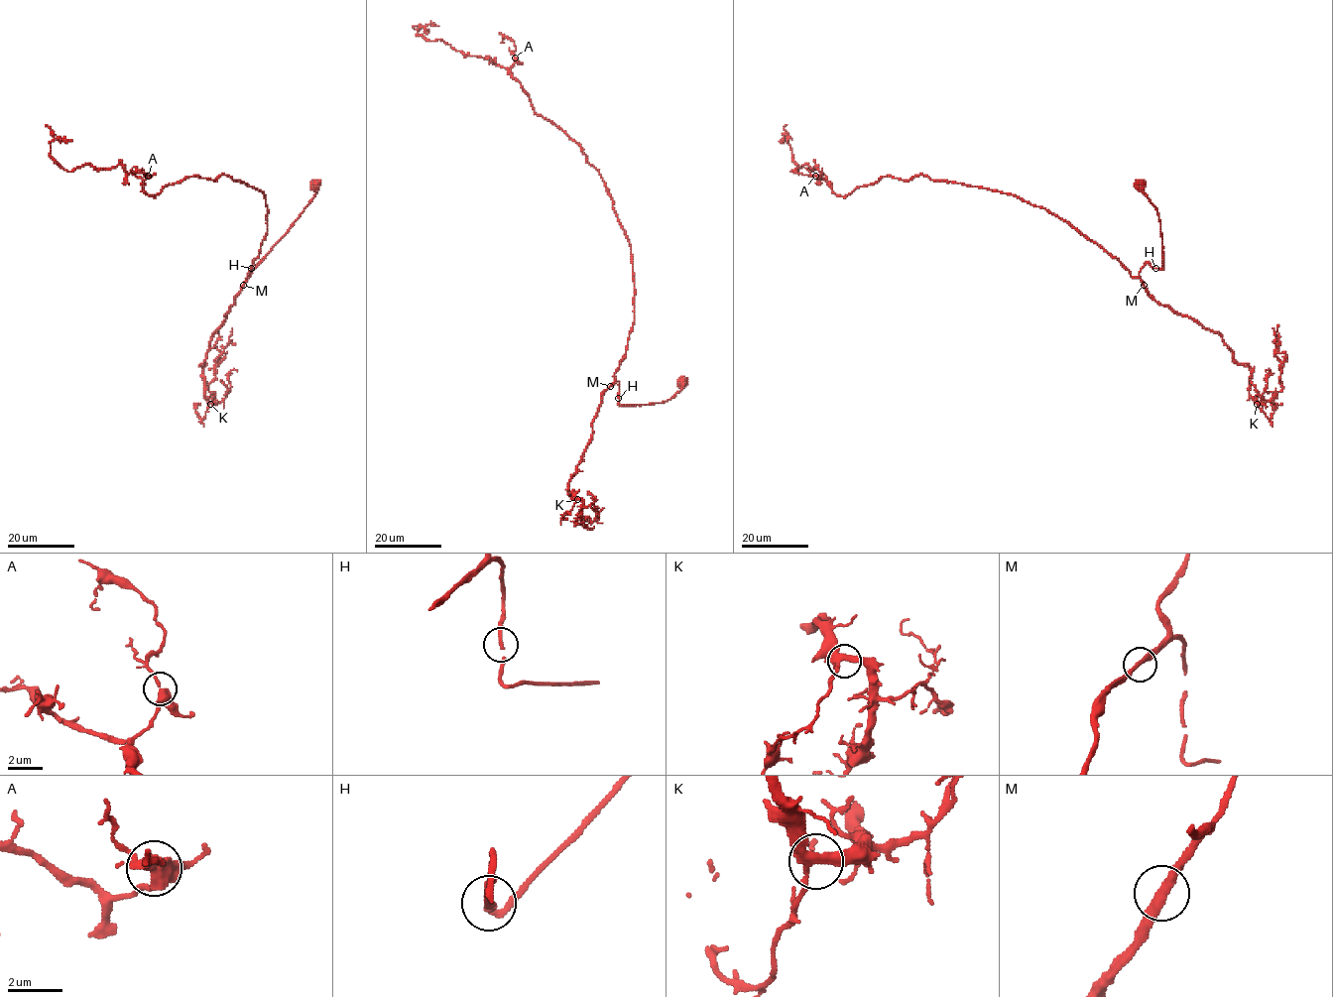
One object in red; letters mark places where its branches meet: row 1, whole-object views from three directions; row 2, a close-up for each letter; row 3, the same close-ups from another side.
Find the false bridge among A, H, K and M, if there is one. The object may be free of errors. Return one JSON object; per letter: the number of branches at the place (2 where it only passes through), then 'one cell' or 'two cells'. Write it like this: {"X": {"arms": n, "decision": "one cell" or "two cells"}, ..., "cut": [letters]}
{"A": {"arms": 3, "decision": "one cell"}, "H": {"arms": 2, "decision": "one cell"}, "K": {"arms": 3, "decision": "one cell"}, "M": {"arms": 2, "decision": "one cell"}, "cut": []}

